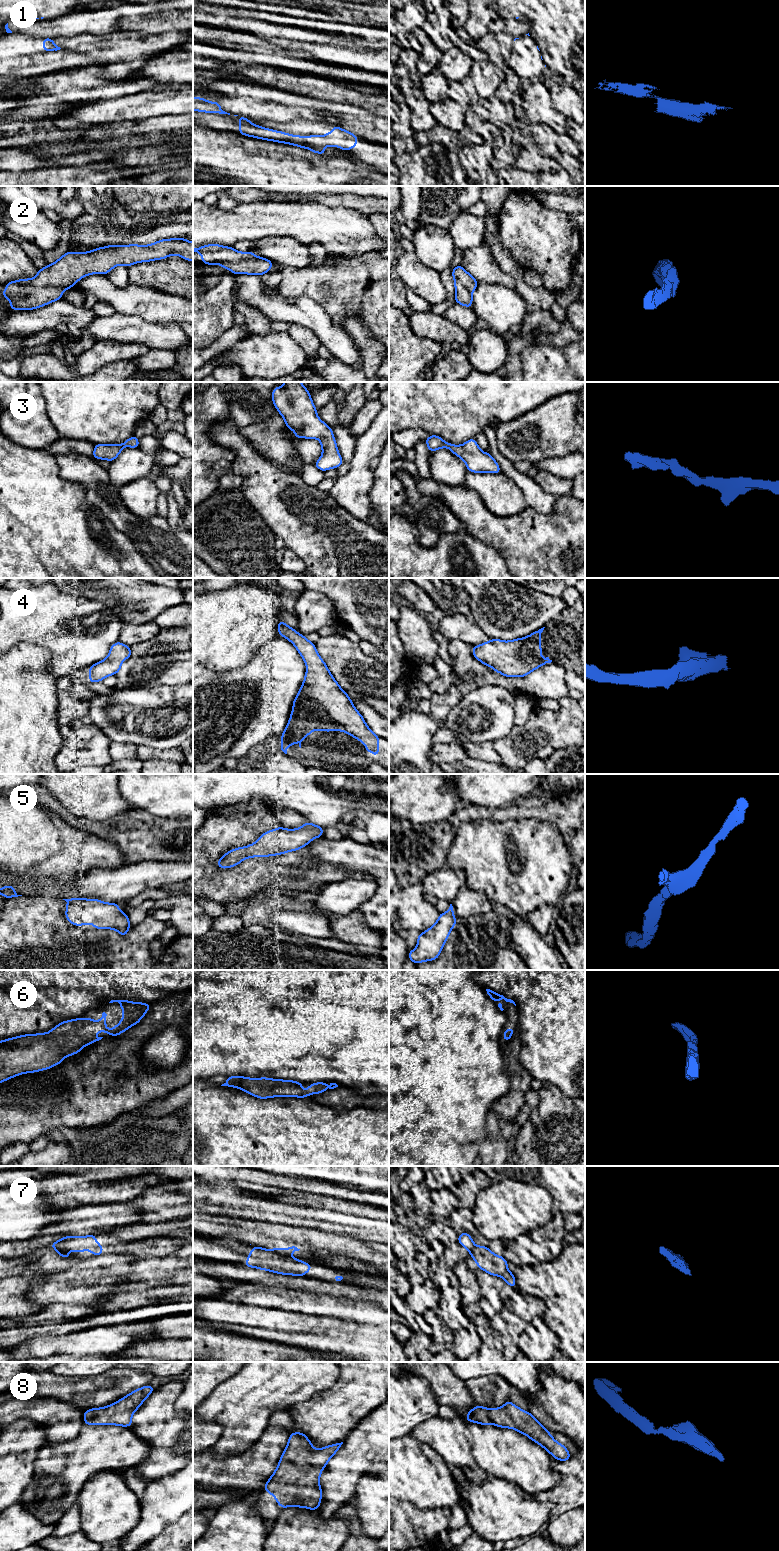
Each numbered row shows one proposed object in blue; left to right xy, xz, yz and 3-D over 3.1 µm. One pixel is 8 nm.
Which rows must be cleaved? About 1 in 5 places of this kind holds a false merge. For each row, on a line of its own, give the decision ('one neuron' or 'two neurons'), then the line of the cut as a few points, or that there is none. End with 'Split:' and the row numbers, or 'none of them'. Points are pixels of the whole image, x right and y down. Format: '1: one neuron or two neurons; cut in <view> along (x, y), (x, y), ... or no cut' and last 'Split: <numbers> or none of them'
1: two neurons; cut in xz along (242, 117), (248, 120)
2: one neuron; no cut
3: one neuron; no cut
4: one neuron; no cut
5: one neuron; no cut
6: one neuron; no cut
7: two neurons; cut in xz along (270, 1250), (288, 1256)
8: one neuron; no cut
Split: 1, 7

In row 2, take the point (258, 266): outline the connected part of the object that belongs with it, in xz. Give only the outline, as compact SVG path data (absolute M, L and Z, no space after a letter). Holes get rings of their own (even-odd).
M219 244L193 247L193 252L200 253L202 263L207 265L217 264L230 270L233 274L248 274L262 276L270 271L274 262L256 256L252 251L239 252L233 247Z

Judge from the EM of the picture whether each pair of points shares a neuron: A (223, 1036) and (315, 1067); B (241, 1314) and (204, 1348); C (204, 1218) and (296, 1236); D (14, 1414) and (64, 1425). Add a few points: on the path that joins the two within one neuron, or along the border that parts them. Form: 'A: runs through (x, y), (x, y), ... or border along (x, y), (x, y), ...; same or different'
A: runs through (246, 1036), (269, 1036), (292, 1059); same
B: border along (203, 1322), (247, 1335); different
C: runs through (227, 1225), (259, 1234), (273, 1234); same
D: runs through (26, 1413), (49, 1413), (52, 1415); same

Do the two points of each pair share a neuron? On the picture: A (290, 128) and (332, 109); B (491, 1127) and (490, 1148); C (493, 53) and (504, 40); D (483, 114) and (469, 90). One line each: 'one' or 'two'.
A: two
B: one
C: one
D: one

